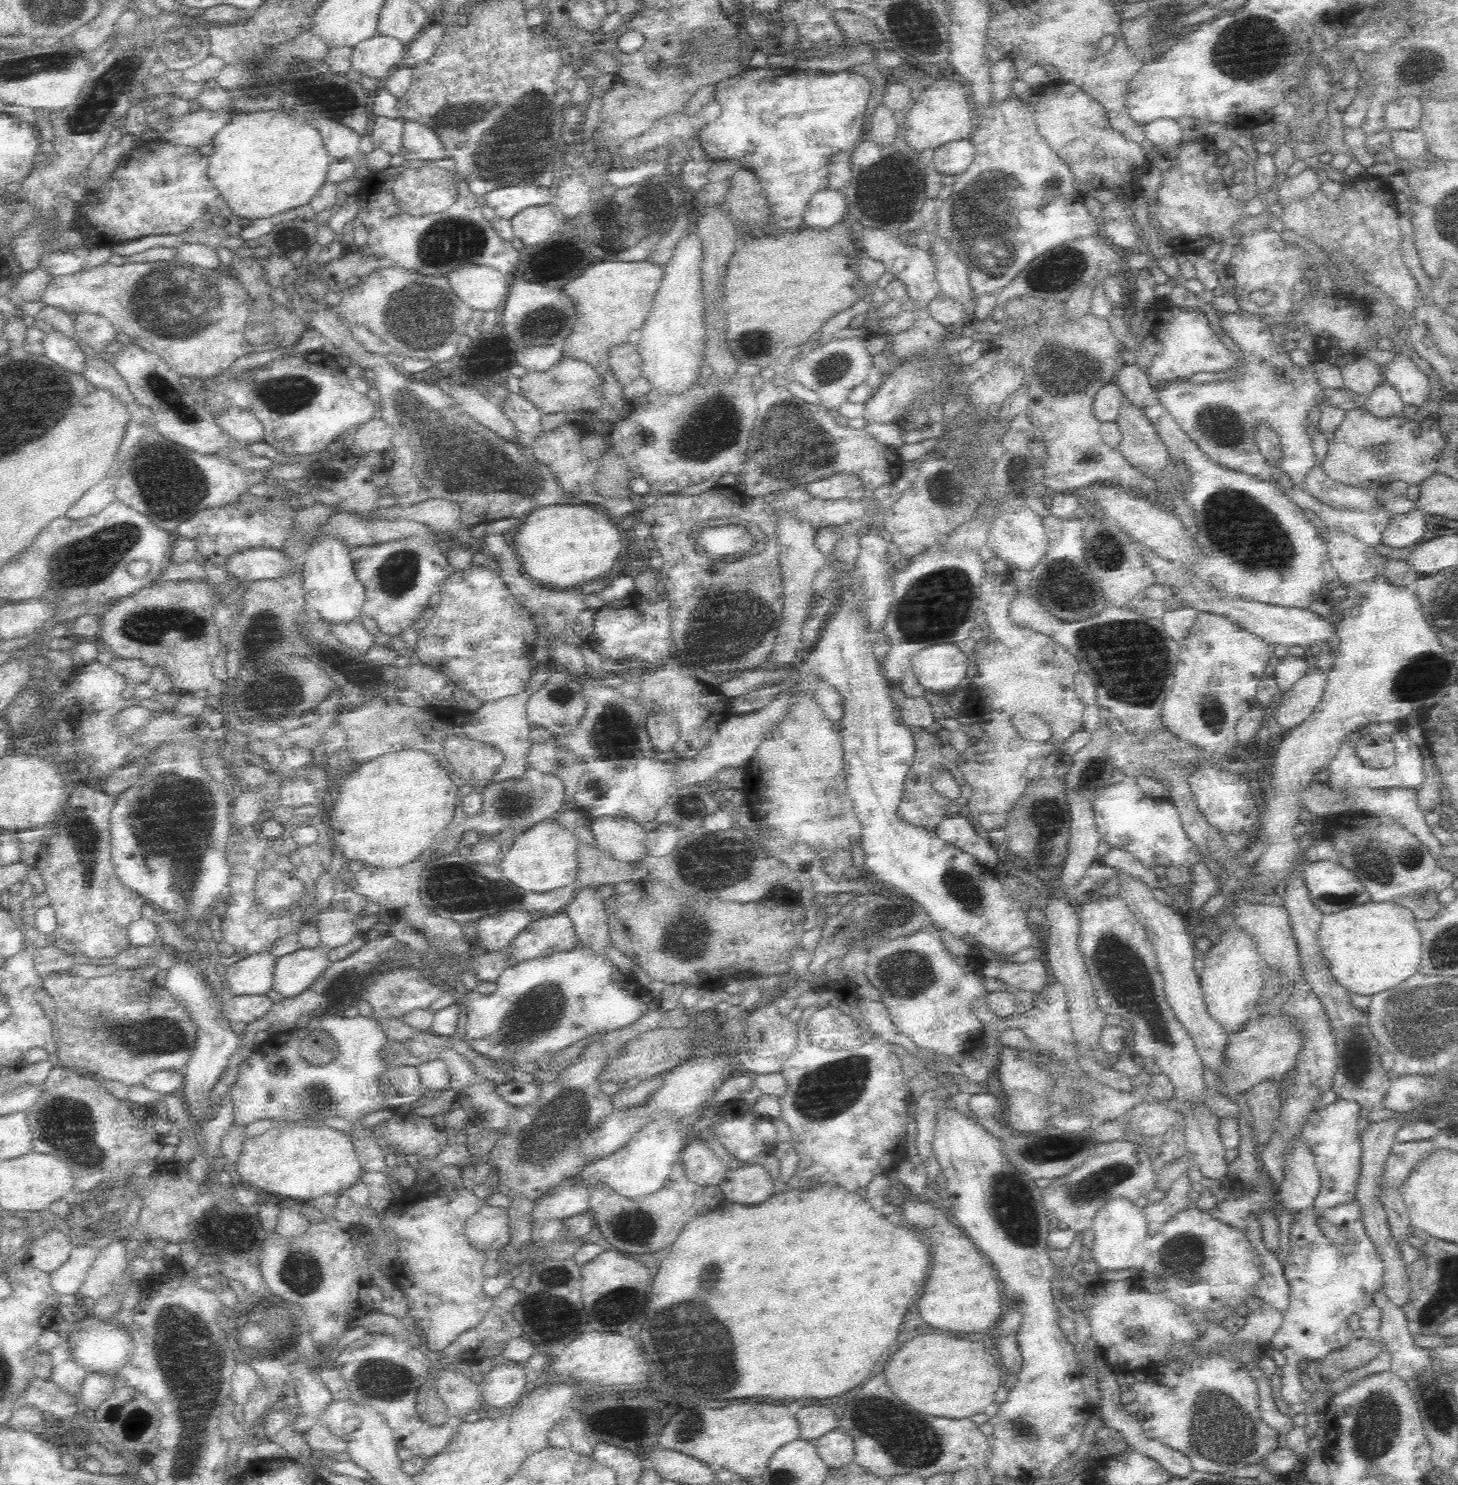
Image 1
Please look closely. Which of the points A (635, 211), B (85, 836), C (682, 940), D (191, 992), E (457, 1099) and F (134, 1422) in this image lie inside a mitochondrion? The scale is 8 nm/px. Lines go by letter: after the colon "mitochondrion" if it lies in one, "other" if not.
A: mitochondrion
B: mitochondrion
C: mitochondrion
D: other
E: other
F: mitochondrion

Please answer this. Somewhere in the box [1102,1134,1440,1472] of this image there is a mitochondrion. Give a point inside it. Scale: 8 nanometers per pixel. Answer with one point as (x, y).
(1377, 1426)

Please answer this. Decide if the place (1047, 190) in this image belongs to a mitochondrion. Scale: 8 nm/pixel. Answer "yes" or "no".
yes

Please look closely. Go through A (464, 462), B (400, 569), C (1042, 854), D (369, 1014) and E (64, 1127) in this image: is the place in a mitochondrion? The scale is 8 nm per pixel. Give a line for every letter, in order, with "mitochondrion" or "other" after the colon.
A: mitochondrion
B: mitochondrion
C: other
D: other
E: mitochondrion

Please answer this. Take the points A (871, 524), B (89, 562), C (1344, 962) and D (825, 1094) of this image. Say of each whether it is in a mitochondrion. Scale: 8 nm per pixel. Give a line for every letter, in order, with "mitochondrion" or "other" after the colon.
A: other
B: mitochondrion
C: other
D: mitochondrion

